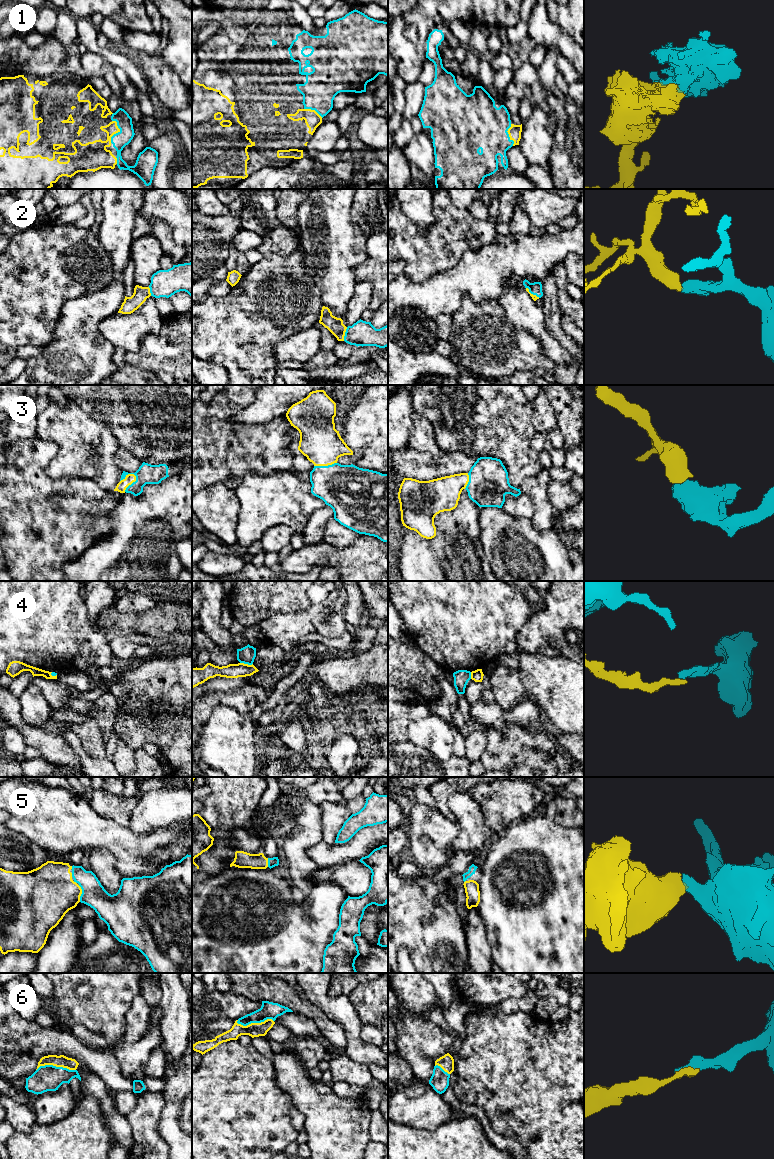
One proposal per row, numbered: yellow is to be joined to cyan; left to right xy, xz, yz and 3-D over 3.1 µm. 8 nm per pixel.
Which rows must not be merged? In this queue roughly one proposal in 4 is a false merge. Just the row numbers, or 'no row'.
4

